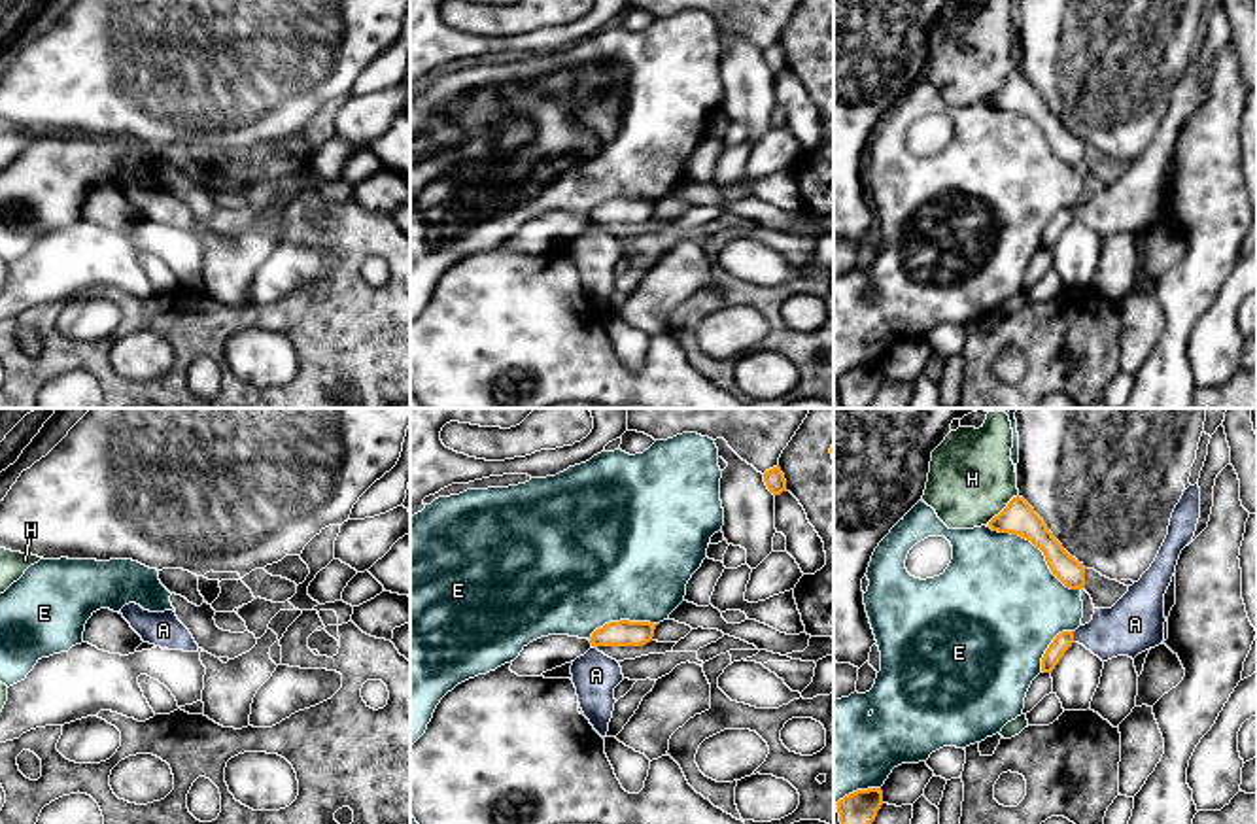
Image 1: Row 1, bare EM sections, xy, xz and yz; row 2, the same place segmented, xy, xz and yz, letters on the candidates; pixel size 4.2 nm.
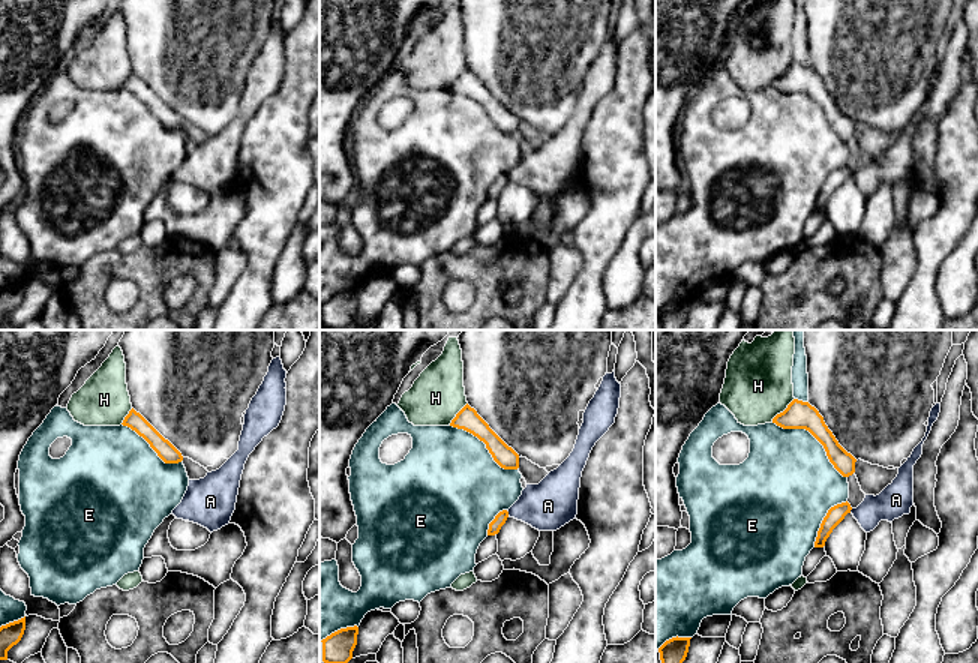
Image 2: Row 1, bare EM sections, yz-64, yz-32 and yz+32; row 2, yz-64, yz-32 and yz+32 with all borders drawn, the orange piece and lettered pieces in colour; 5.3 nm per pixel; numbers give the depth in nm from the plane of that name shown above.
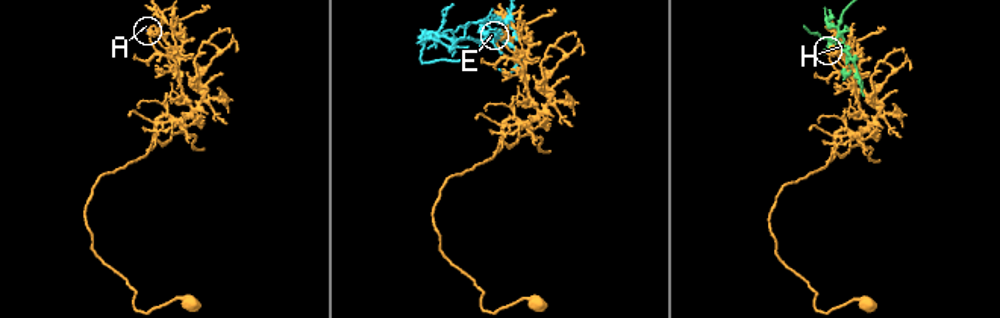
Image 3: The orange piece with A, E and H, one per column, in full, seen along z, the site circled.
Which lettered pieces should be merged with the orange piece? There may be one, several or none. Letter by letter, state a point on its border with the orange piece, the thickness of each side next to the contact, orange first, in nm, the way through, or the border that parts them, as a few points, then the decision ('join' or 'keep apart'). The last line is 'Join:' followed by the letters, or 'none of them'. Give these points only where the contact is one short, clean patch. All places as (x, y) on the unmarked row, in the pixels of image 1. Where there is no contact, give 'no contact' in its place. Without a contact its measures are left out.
A: yz (1072, 214) | 80/240 nm | along yz (1072, 208), (1074, 218) | keep apart
E: yz (1040, 125) | 140/480 nm | keep apart
H: yz (1002, 87) | 140/360 nm | keep apart
Join: none of them

